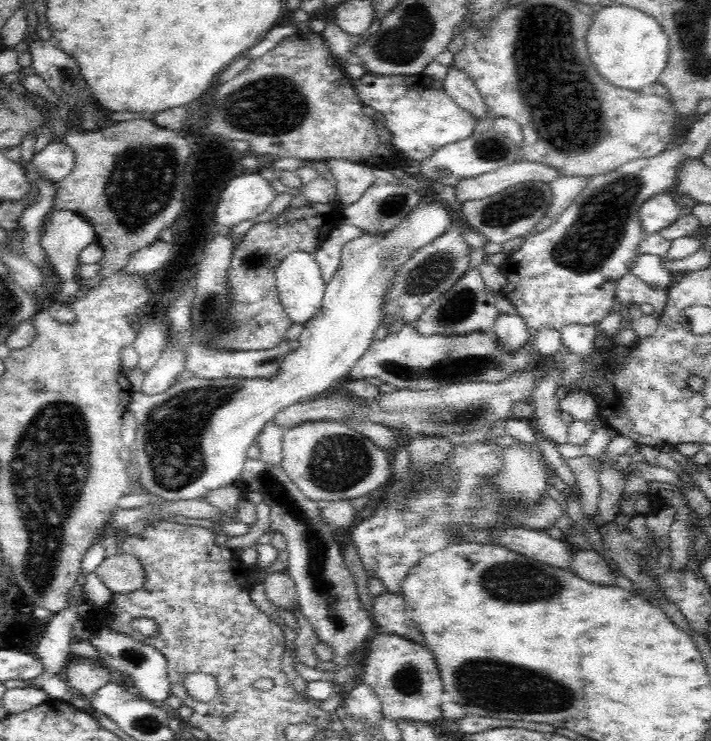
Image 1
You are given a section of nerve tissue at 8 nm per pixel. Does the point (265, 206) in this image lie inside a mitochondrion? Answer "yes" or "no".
no

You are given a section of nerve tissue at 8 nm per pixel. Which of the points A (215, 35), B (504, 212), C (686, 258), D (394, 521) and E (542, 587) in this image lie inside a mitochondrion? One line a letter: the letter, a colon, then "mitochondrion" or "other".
A: other
B: mitochondrion
C: other
D: other
E: mitochondrion

